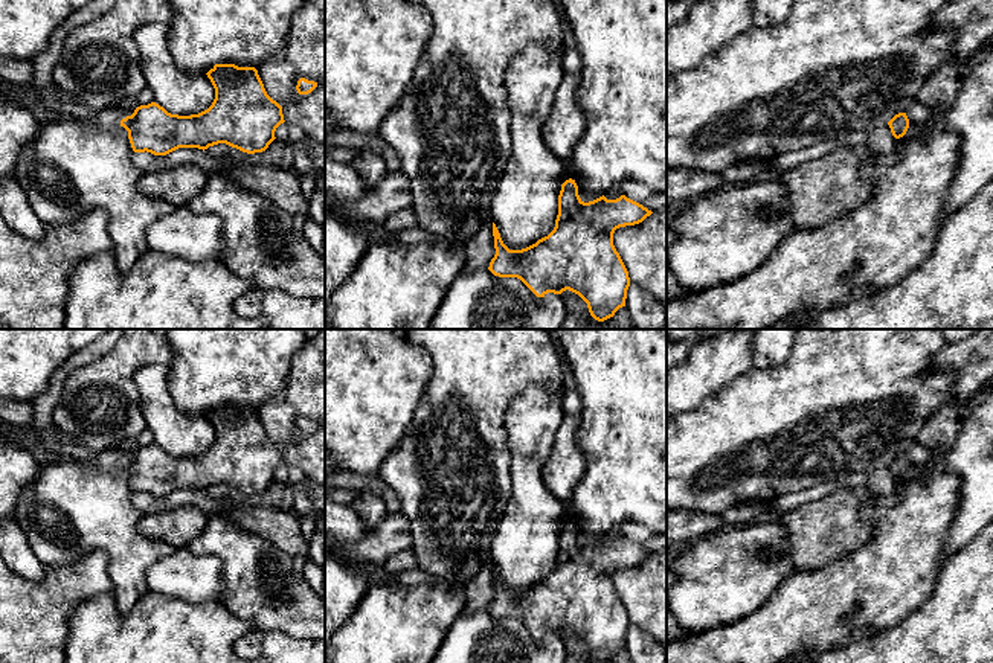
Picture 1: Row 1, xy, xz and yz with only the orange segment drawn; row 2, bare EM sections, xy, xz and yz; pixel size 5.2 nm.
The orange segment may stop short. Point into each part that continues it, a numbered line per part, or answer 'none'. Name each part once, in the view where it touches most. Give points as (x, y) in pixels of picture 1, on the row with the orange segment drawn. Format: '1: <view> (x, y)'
1: xy (110, 118)

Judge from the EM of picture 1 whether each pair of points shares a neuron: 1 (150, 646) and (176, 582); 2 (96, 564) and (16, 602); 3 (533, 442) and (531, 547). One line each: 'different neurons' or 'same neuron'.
1: different neurons
2: same neuron
3: same neuron

